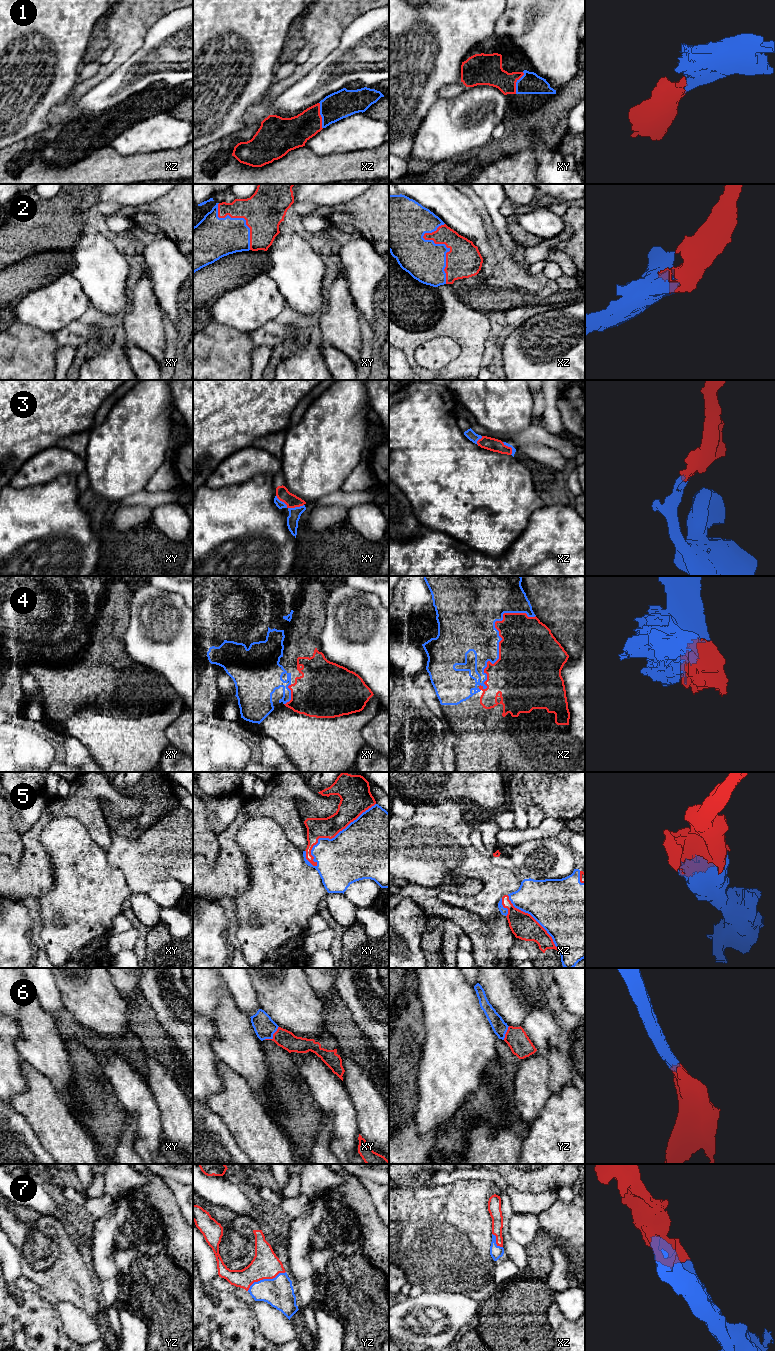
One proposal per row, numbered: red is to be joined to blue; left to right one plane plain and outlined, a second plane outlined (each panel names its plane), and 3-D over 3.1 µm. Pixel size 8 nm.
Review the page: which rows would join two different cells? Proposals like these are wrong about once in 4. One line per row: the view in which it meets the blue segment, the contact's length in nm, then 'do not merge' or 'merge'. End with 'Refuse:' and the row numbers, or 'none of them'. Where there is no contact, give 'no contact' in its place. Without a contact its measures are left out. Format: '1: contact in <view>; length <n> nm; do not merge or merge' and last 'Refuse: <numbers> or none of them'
1: contact in xz; length 220 nm; merge
2: contact in xz; length 480 nm; merge
3: contact in xy; length 240 nm; merge
4: contact in xz; length 750 nm; merge
5: contact in xy; length 700 nm; merge
6: contact in xy; length 160 nm; merge
7: contact in yz; length 340 nm; merge
Refuse: none of them

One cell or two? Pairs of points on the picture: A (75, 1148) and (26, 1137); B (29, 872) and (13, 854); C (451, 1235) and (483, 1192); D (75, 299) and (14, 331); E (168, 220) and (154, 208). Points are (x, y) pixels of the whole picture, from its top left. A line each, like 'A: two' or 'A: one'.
A: two
B: two
C: one
D: two
E: one

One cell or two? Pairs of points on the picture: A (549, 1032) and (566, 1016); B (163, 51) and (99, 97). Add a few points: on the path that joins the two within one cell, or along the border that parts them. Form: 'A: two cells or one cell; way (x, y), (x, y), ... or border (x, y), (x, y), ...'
A: two cells; border (552, 1012), (554, 1020), (562, 1028)
B: one cell; way (147, 66), (132, 72), (115, 89)

